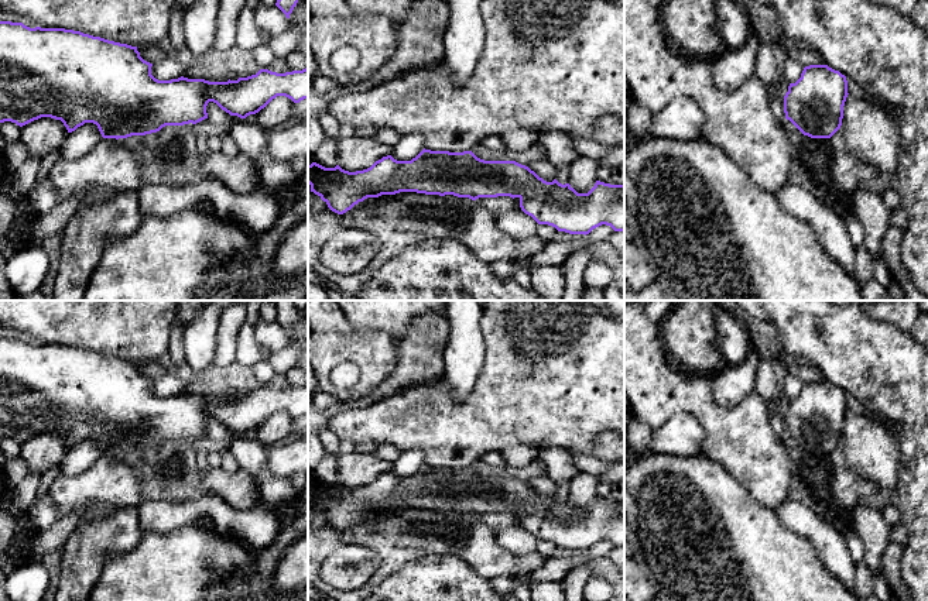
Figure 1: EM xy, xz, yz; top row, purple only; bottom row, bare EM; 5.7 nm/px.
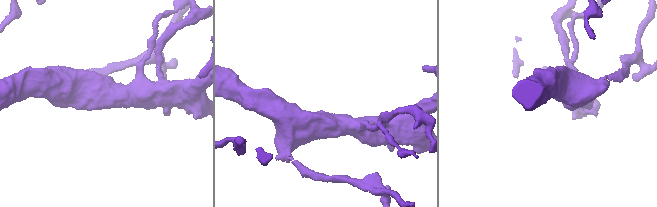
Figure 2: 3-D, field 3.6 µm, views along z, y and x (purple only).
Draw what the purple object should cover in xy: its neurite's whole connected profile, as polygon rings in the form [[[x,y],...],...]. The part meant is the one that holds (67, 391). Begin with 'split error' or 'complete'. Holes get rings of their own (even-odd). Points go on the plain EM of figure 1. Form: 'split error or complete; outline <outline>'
complete; outline [[[0,337],[0,439],[23,443],[41,433],[61,436],[68,449],[85,439],[97,442],[103,454],[127,454],[160,447],[165,442],[196,440],[208,435],[206,422],[216,419],[230,432],[246,435],[258,429],[277,412],[294,419],[308,415],[308,384],[285,389],[260,385],[256,391],[227,398],[178,394],[158,396],[151,391],[153,380],[144,377],[137,363],[65,344],[30,344],[23,339]]]

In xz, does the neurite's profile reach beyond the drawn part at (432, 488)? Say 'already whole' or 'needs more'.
already whole

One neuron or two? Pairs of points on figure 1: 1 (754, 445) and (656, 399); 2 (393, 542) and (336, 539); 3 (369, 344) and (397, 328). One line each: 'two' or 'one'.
1: one
2: one
3: two

